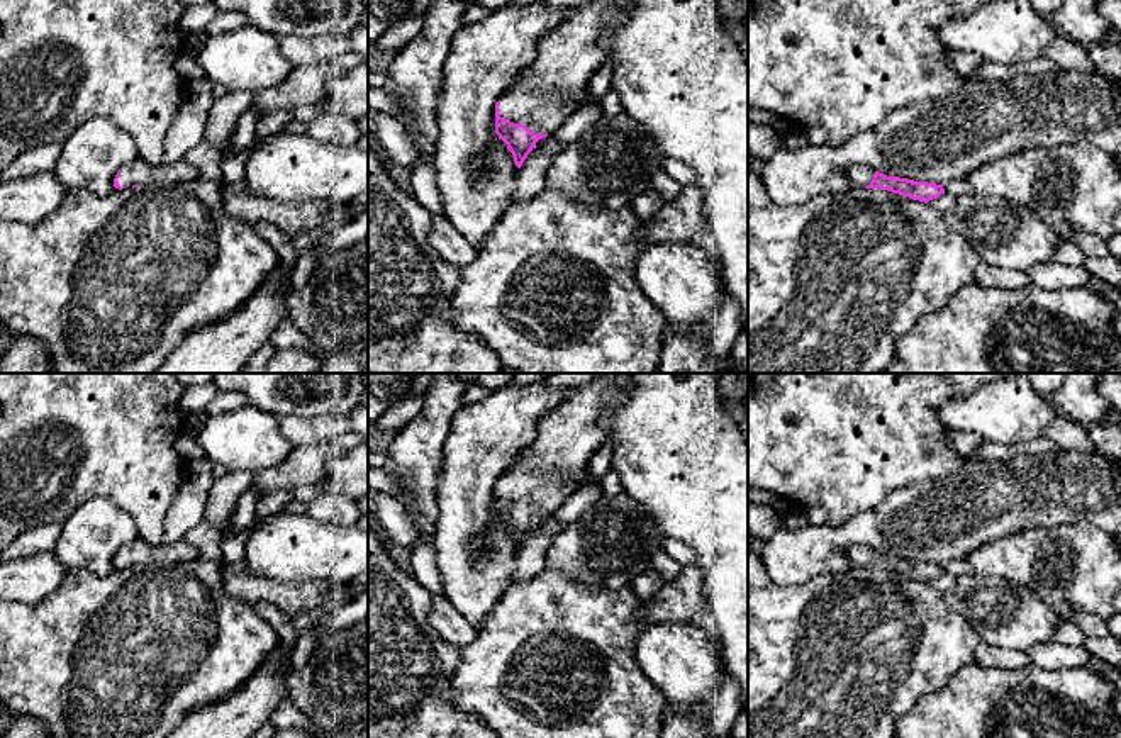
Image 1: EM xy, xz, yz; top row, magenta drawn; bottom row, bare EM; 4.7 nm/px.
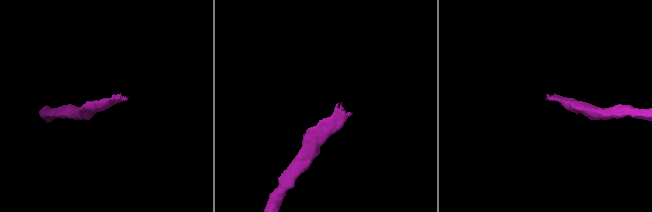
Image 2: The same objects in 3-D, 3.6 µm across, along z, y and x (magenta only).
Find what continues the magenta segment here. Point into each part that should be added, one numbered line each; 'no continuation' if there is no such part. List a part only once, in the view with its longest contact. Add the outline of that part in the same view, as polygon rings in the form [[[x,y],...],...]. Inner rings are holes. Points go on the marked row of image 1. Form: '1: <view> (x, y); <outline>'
1: xz (546, 92); [[[592,0],[565,17],[538,46],[534,61],[500,98],[499,114],[534,134],[553,134],[582,103],[592,75],[605,63],[602,36],[627,20],[629,0]]]

